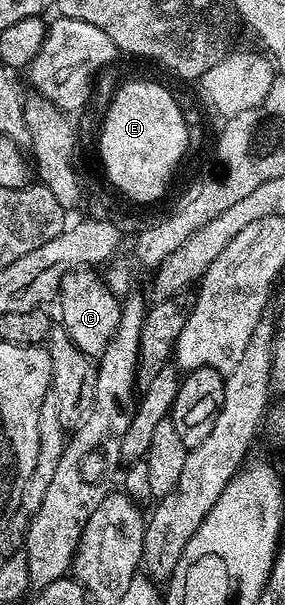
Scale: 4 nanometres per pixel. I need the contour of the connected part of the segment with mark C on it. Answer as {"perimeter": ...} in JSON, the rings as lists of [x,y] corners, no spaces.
{"perimeter":[[[93,268],[72,270],[67,276],[63,276],[59,291],[59,303],[61,302],[60,325],[64,326],[67,336],[84,354],[100,356],[111,344],[115,332],[119,328],[119,316],[123,305],[122,299],[114,294],[104,277],[97,275]]]}

